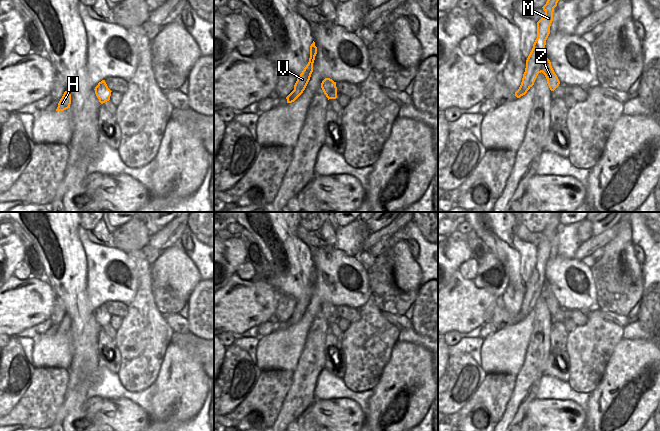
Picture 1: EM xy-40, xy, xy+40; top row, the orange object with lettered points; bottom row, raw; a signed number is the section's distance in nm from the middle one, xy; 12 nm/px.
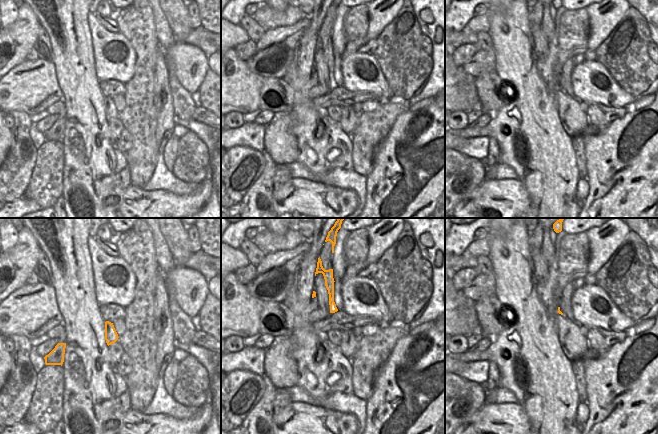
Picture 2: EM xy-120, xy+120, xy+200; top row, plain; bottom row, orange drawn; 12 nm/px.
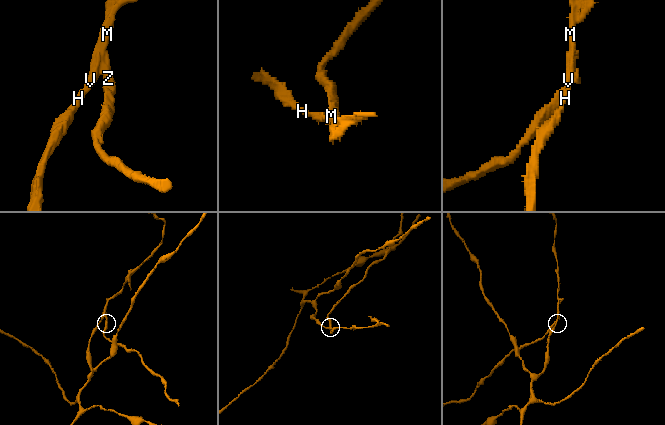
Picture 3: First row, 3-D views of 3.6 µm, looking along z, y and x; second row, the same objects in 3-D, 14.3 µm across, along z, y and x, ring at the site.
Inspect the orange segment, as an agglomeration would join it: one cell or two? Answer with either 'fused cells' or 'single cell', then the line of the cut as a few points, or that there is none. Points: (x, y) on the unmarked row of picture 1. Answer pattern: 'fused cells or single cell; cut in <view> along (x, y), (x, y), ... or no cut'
fused cells; cut in xy+40 along (544, 268), (538, 272), (538, 283), (542, 286), (542, 295)

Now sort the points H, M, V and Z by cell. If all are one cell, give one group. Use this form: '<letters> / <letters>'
H M V / Z

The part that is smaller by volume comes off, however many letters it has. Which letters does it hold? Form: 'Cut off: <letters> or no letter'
Cut off: Z

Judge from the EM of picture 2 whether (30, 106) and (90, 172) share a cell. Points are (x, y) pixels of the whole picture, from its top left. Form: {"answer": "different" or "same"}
{"answer": "different"}

